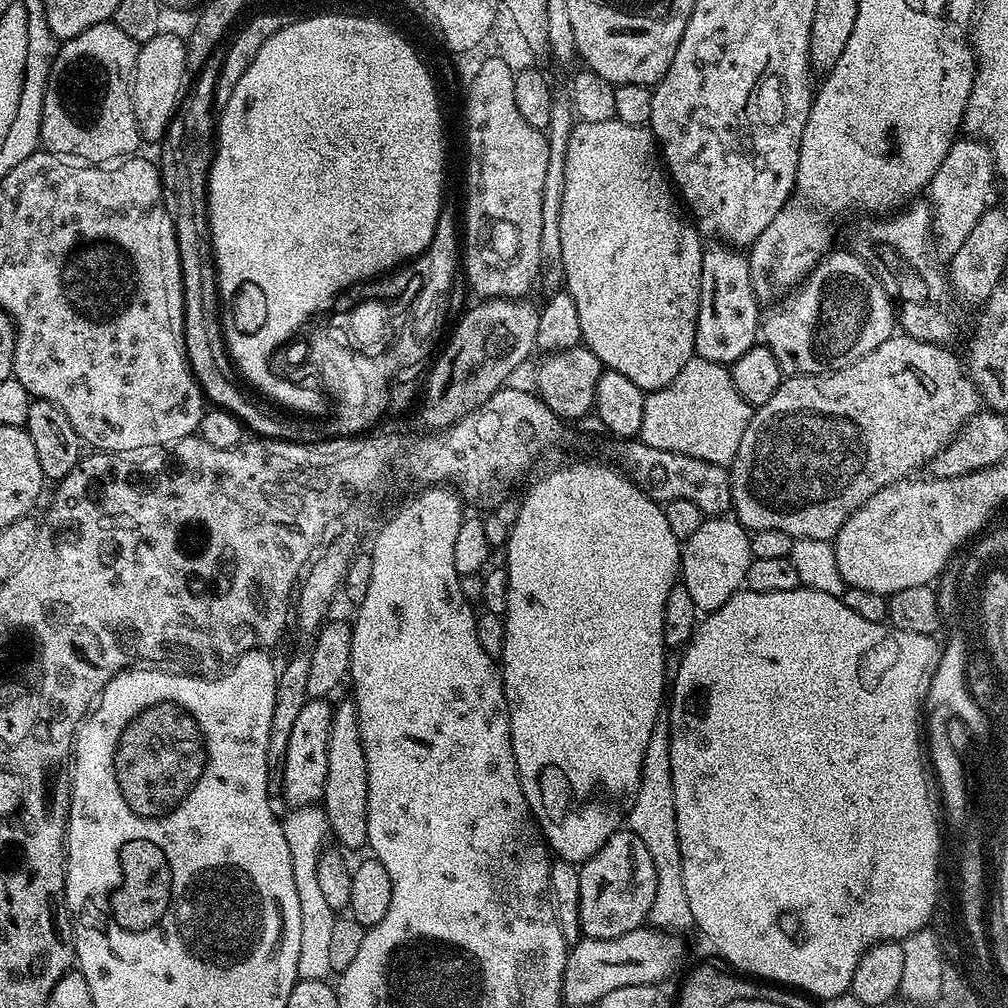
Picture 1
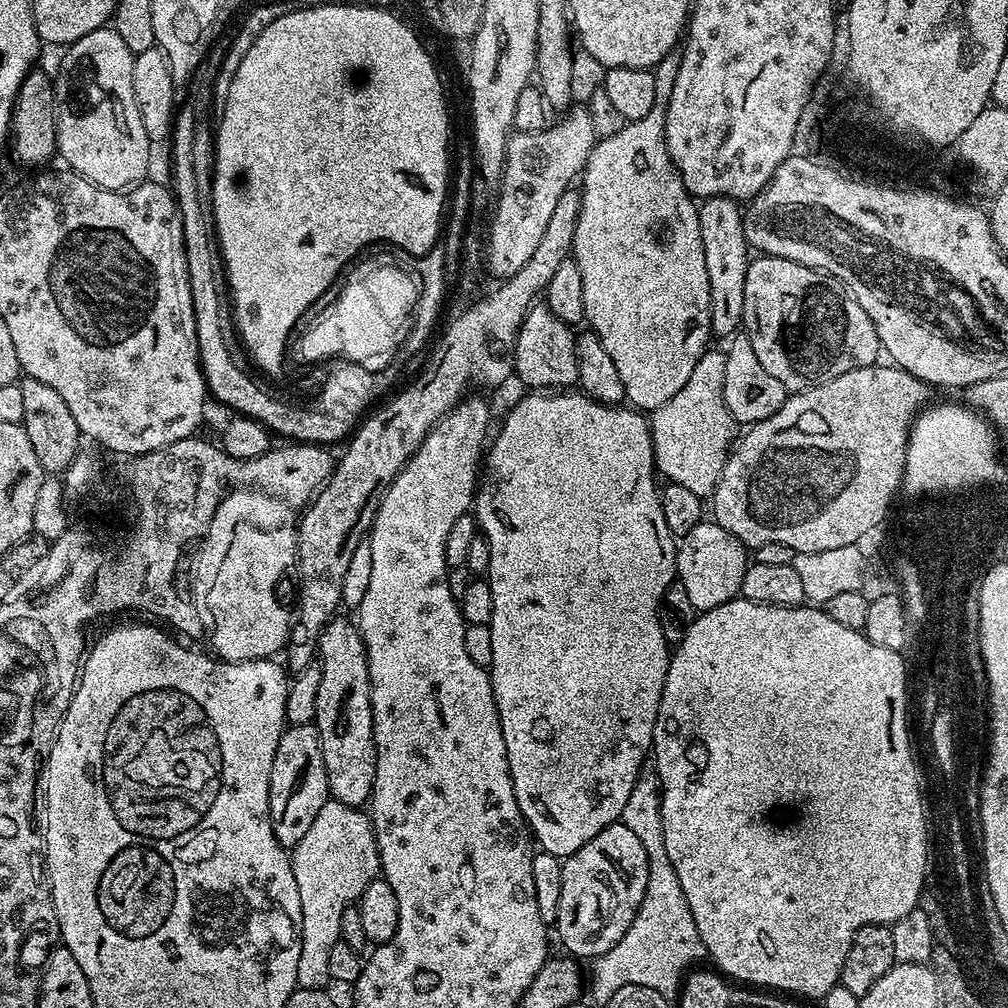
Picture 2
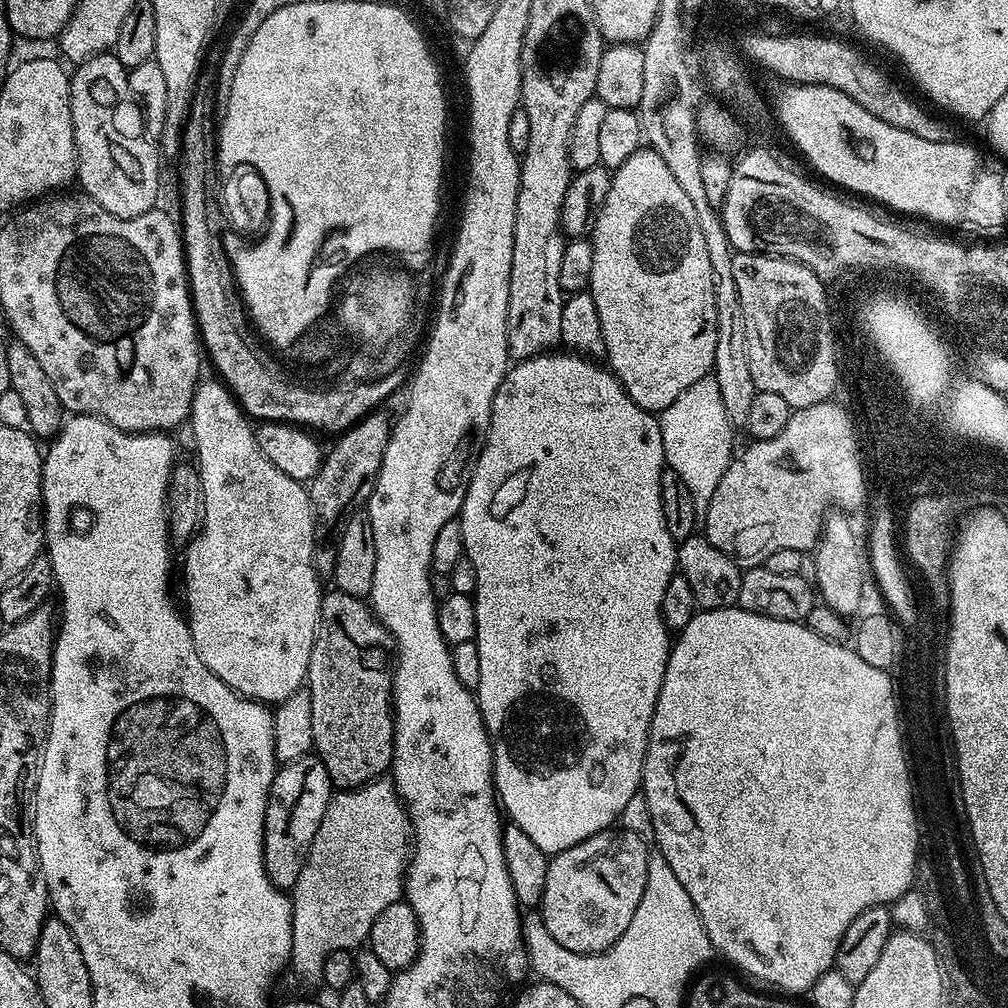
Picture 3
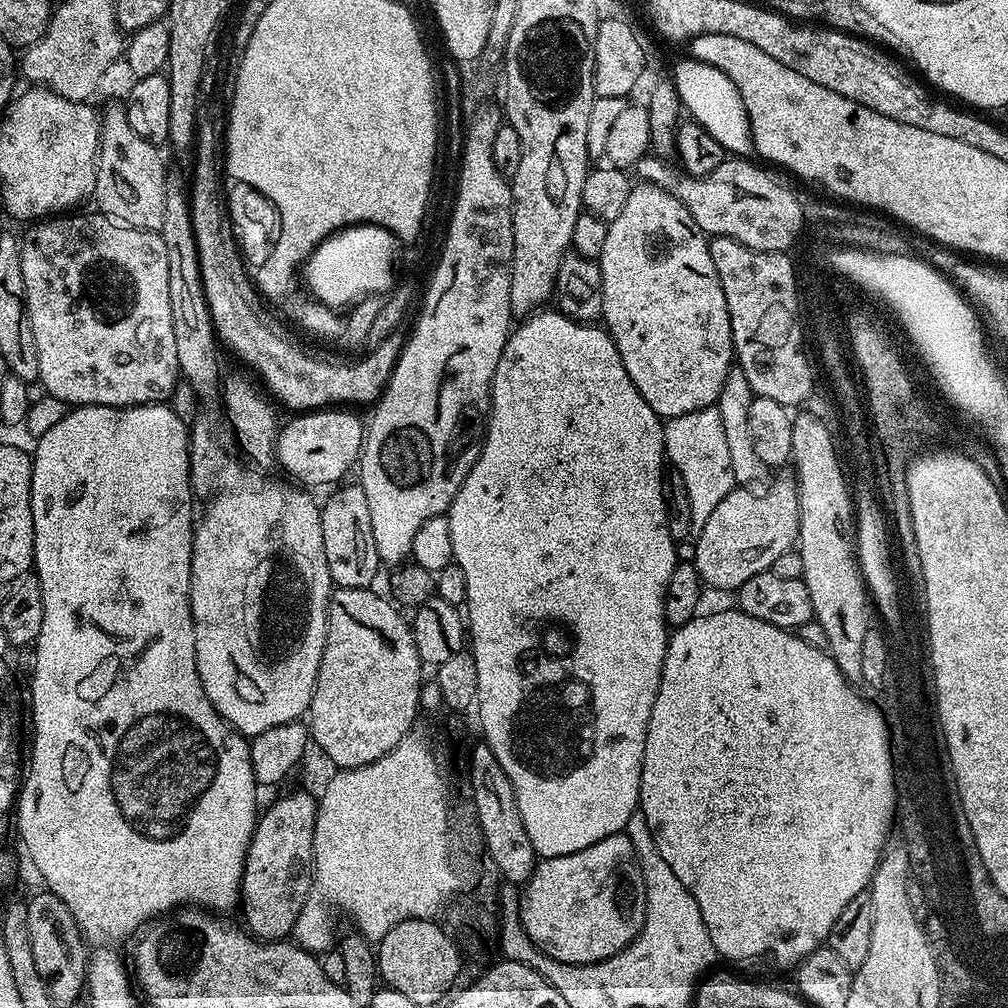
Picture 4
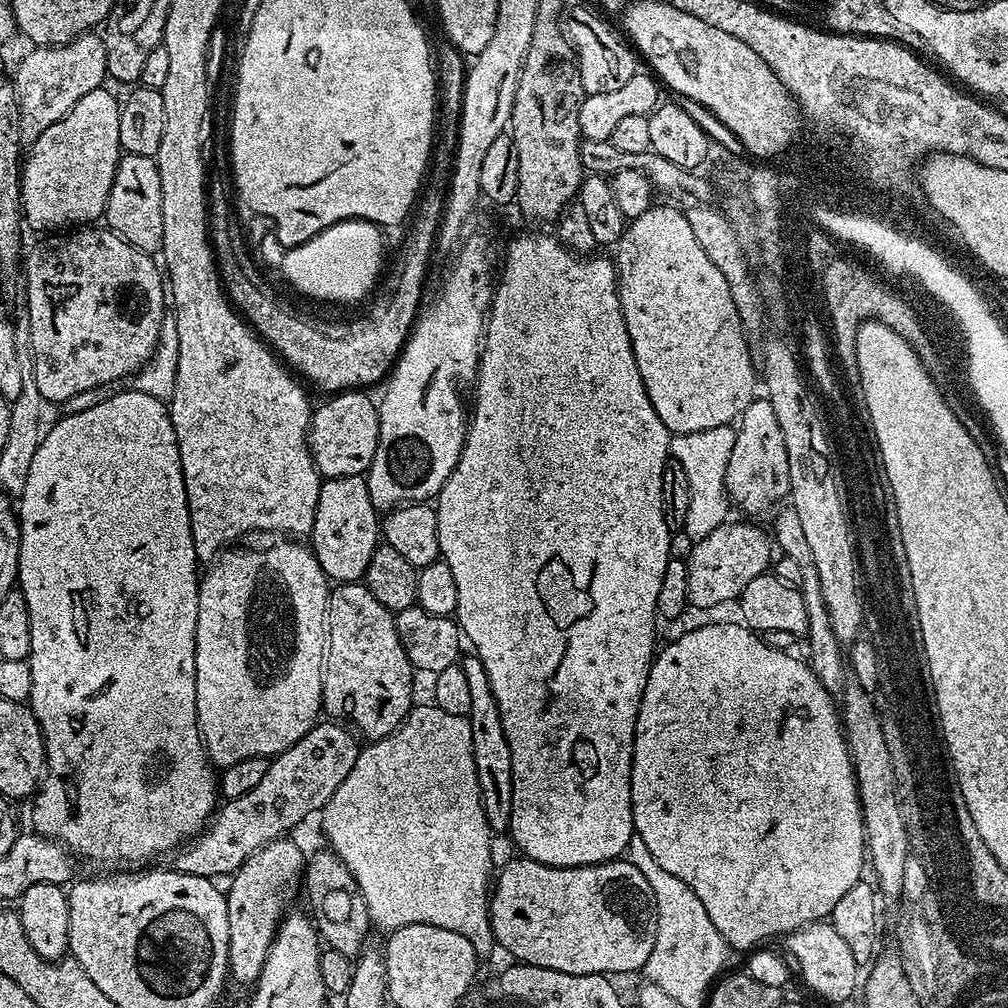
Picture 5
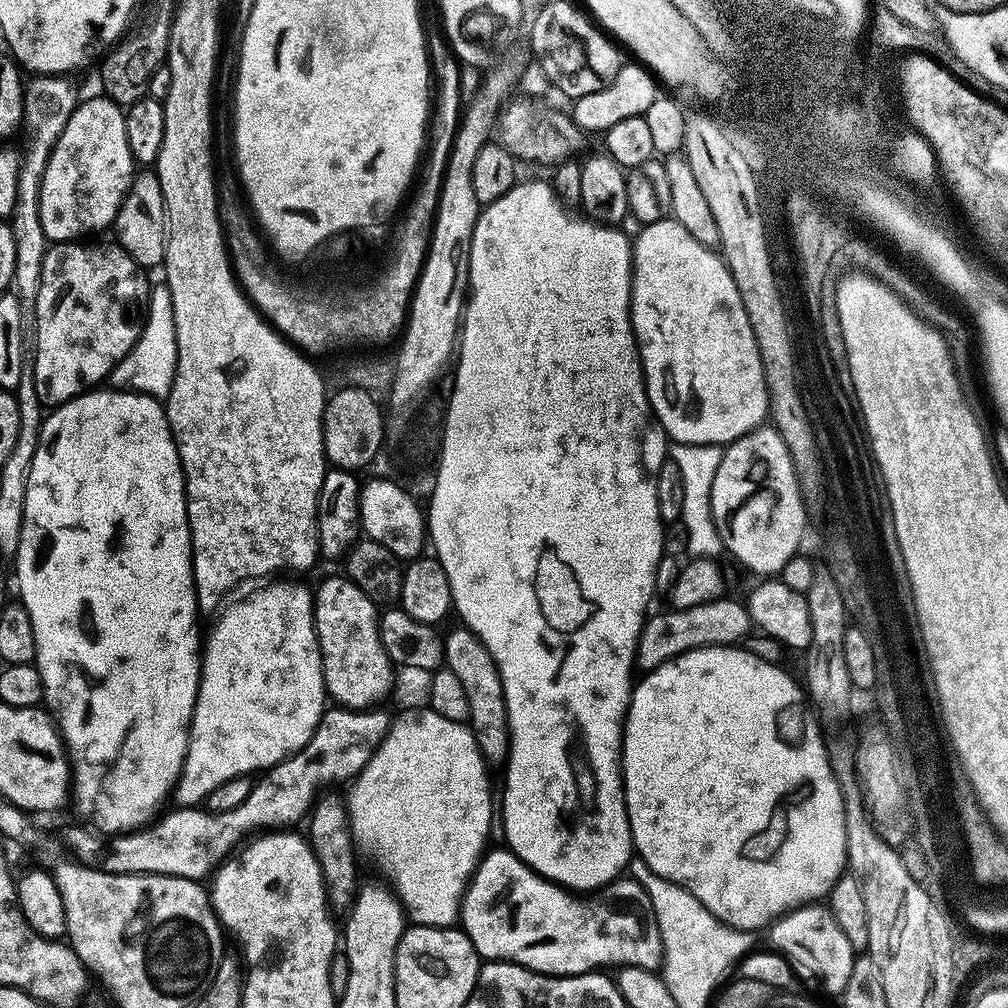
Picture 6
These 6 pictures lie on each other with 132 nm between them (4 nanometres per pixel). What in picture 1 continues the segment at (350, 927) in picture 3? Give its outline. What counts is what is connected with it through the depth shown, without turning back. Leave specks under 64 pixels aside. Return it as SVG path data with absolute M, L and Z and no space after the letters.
M313 806L311 808L294 808L287 813L288 817L283 817L282 823L284 826L284 833L286 834L286 846L290 846L290 862L294 862L294 886L298 886L298 903L300 909L302 910L302 942L298 949L298 977L302 980L328 980L329 977L333 975L332 967L330 966L330 934L334 930L336 921L338 919L337 913L330 910L330 906L326 906L326 897L322 895L322 889L318 887L318 858L322 849L325 847L326 841L324 839L329 839L330 833L328 831L328 819L324 813L323 807Z

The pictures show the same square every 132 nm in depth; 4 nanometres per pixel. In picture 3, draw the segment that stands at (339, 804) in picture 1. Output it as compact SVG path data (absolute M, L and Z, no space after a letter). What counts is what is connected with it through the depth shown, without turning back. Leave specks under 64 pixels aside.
M339 590L325 591L320 598L320 621L316 627L314 646L310 650L310 662L308 663L308 678L306 686L310 690L310 703L314 713L314 742L312 743L315 755L326 766L326 774L330 774L332 787L336 790L349 788L363 788L372 780L379 780L392 767L392 755L394 754L394 722L392 721L392 671L393 661L390 653L393 651L392 635L384 629L384 625L376 619L371 607L361 597L351 596Z

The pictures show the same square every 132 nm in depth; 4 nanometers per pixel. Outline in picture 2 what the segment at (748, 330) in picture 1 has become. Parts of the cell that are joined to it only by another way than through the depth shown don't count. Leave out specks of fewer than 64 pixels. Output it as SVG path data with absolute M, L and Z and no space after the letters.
M729 196L703 197L698 204L698 230L702 234L702 250L706 254L706 274L710 278L712 331L717 337L728 338L741 327L744 318L746 270L750 259L741 205Z

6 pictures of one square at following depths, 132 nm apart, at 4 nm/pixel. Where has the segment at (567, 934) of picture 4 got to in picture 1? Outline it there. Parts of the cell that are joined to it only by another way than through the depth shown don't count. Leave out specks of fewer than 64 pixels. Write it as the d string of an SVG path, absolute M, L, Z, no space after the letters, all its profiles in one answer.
M617 830L579 869L580 931L587 939L618 938L647 921L656 893L656 867L638 834Z

